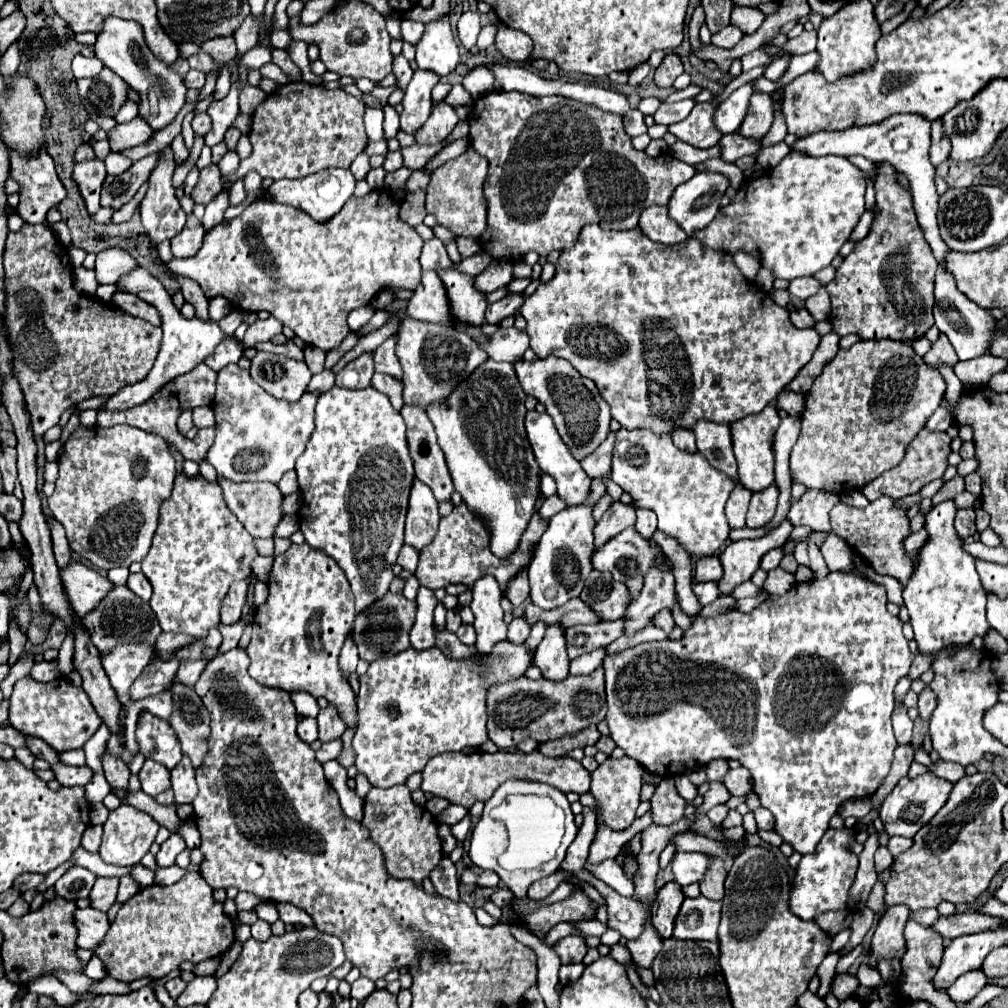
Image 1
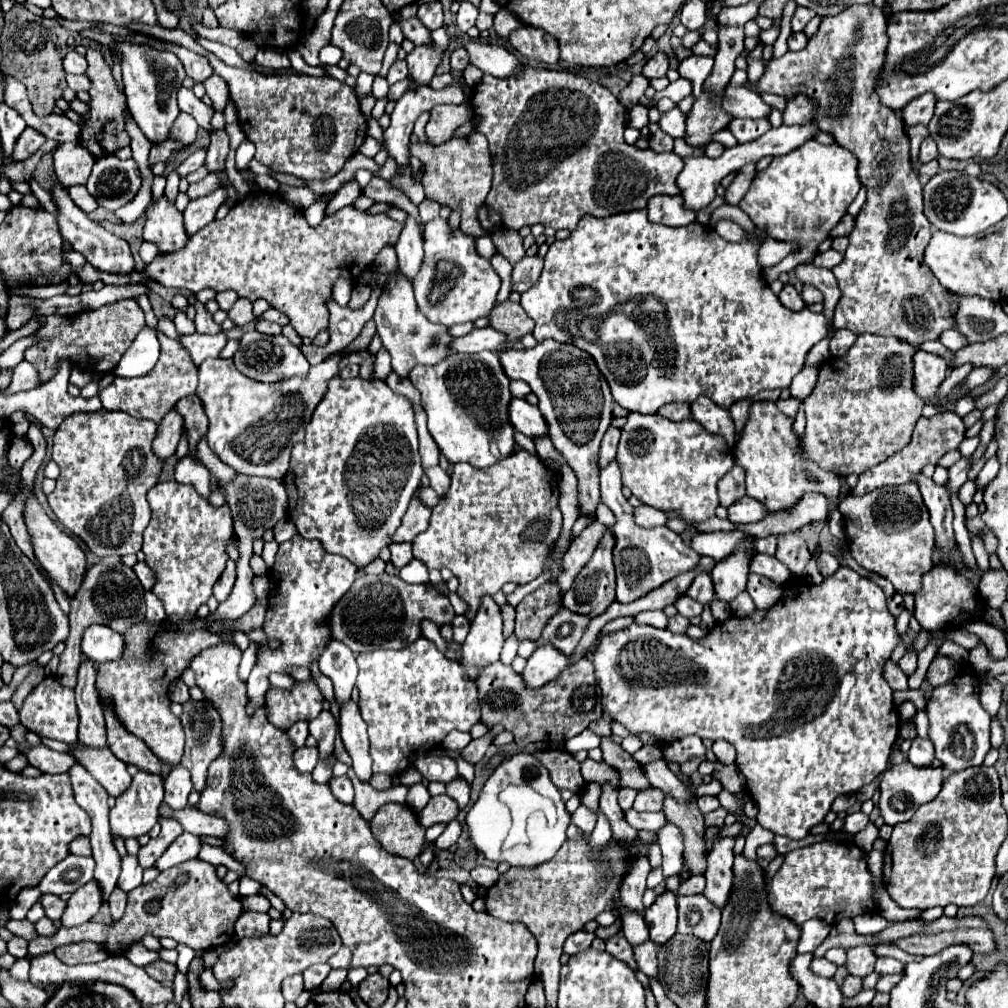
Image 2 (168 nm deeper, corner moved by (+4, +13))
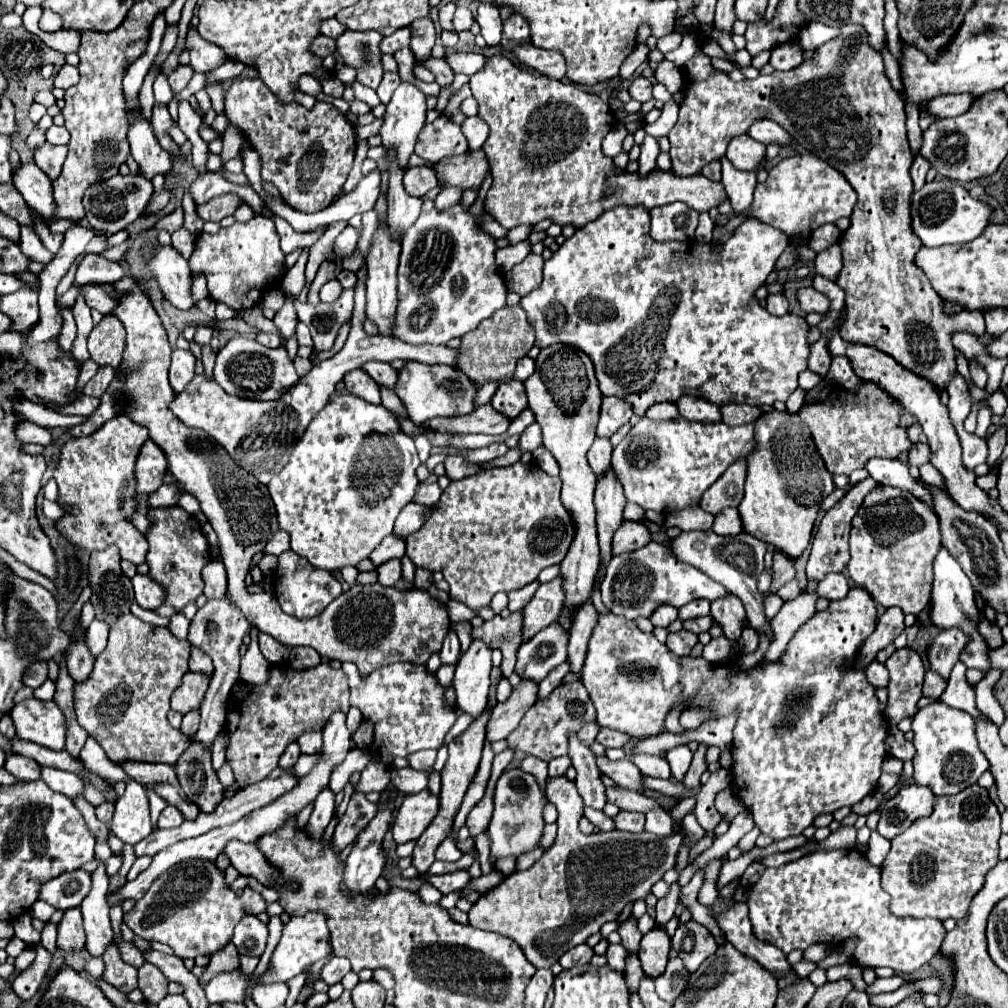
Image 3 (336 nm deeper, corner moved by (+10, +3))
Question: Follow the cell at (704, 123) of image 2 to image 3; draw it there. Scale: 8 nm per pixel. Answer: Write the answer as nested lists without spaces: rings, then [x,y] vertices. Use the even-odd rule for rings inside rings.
[[[843,25],[841,37],[821,45],[811,59],[803,61],[803,65],[793,71],[773,71],[771,75],[759,75],[757,79],[733,83],[725,73],[711,65],[711,57],[705,55],[703,49],[699,49],[693,59],[683,65],[683,71],[687,75],[687,85],[683,89],[679,121],[669,131],[671,173],[677,173],[677,177],[691,177],[701,173],[709,161],[717,161],[725,155],[733,137],[747,133],[749,125],[759,119],[771,119],[779,123],[803,151],[827,161],[831,167],[841,171],[857,191],[857,205],[851,217],[851,227],[841,235],[843,269],[837,285],[843,287],[847,295],[847,319],[843,321],[839,333],[845,341],[877,347],[879,351],[891,355],[905,369],[929,379],[939,391],[945,391],[953,375],[957,375],[957,349],[951,343],[955,329],[983,335],[985,321],[981,311],[945,315],[939,295],[929,285],[925,273],[913,263],[917,249],[921,249],[921,241],[911,229],[909,213],[913,193],[909,167],[913,163],[913,155],[907,143],[907,117],[903,109],[905,103],[891,87],[881,55],[869,47],[865,29],[859,25]]]

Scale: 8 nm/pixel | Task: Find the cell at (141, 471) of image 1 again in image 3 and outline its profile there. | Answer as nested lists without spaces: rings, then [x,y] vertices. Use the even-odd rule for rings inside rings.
[[[127,417],[109,419],[89,437],[69,439],[61,449],[61,461],[55,469],[59,485],[59,503],[71,515],[57,521],[57,529],[77,549],[105,549],[117,545],[121,557],[141,565],[149,549],[145,537],[127,521],[135,513],[135,461],[141,445],[149,439],[145,427],[135,425]]]

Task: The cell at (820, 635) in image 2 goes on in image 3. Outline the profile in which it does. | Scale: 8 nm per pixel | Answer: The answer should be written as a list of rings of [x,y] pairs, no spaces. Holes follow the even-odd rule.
[[[851,589],[849,595],[841,601],[831,601],[827,611],[817,611],[797,633],[795,637],[789,641],[787,645],[787,653],[781,655],[781,659],[777,663],[767,663],[767,665],[755,665],[751,671],[745,673],[733,673],[727,665],[711,665],[705,659],[693,659],[693,657],[673,657],[673,653],[655,639],[653,633],[643,633],[635,621],[629,621],[625,617],[617,617],[613,613],[599,613],[597,617],[597,625],[591,633],[589,639],[589,649],[587,649],[587,659],[581,671],[581,683],[585,683],[585,689],[589,691],[589,697],[597,709],[597,723],[601,727],[611,727],[611,729],[619,729],[629,733],[631,737],[655,737],[659,733],[665,731],[665,717],[667,711],[671,709],[671,705],[683,701],[683,699],[691,699],[691,707],[705,707],[713,711],[711,719],[719,719],[725,717],[733,711],[739,713],[737,725],[733,729],[733,755],[735,755],[735,763],[731,767],[731,789],[737,797],[743,799],[745,807],[753,813],[757,827],[761,829],[761,833],[777,839],[785,839],[791,835],[801,835],[805,827],[809,827],[813,823],[813,819],[821,813],[833,813],[841,807],[853,807],[855,803],[859,803],[863,797],[871,795],[877,789],[877,781],[881,775],[881,763],[885,759],[885,737],[887,737],[887,721],[879,709],[879,701],[875,695],[875,687],[869,685],[867,677],[863,671],[855,671],[853,669],[853,661],[855,661],[855,651],[859,649],[859,645],[875,631],[875,619],[877,619],[877,609],[873,599],[869,597],[869,593],[865,589]]]

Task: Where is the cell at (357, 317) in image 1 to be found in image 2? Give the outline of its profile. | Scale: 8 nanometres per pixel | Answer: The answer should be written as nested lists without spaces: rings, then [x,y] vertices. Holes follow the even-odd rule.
[[[339,279],[335,283],[335,287],[333,287],[333,299],[335,299],[335,303],[339,303],[341,307],[345,307],[349,303],[349,299],[351,299],[351,289],[353,289],[353,285],[349,281]]]

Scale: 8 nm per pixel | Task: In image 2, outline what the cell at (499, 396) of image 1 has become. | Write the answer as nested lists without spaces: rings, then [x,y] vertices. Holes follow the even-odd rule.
[[[499,353],[449,355],[433,367],[417,365],[409,379],[421,393],[421,405],[429,417],[429,433],[449,463],[465,461],[475,469],[483,469],[515,453],[515,427],[511,427],[507,415],[513,399],[509,391],[511,379],[499,363]]]

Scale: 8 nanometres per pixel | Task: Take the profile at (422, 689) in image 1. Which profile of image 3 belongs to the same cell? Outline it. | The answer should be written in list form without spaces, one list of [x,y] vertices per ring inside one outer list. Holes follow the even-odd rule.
[[[344,662],[343,671],[349,677],[351,705],[373,723],[375,735],[371,749],[381,763],[389,765],[389,755],[407,757],[421,749],[441,747],[443,737],[455,723],[459,711],[445,705],[445,687],[441,687],[435,675],[429,675],[423,665],[393,663],[373,671],[373,675],[365,679],[352,662]]]

